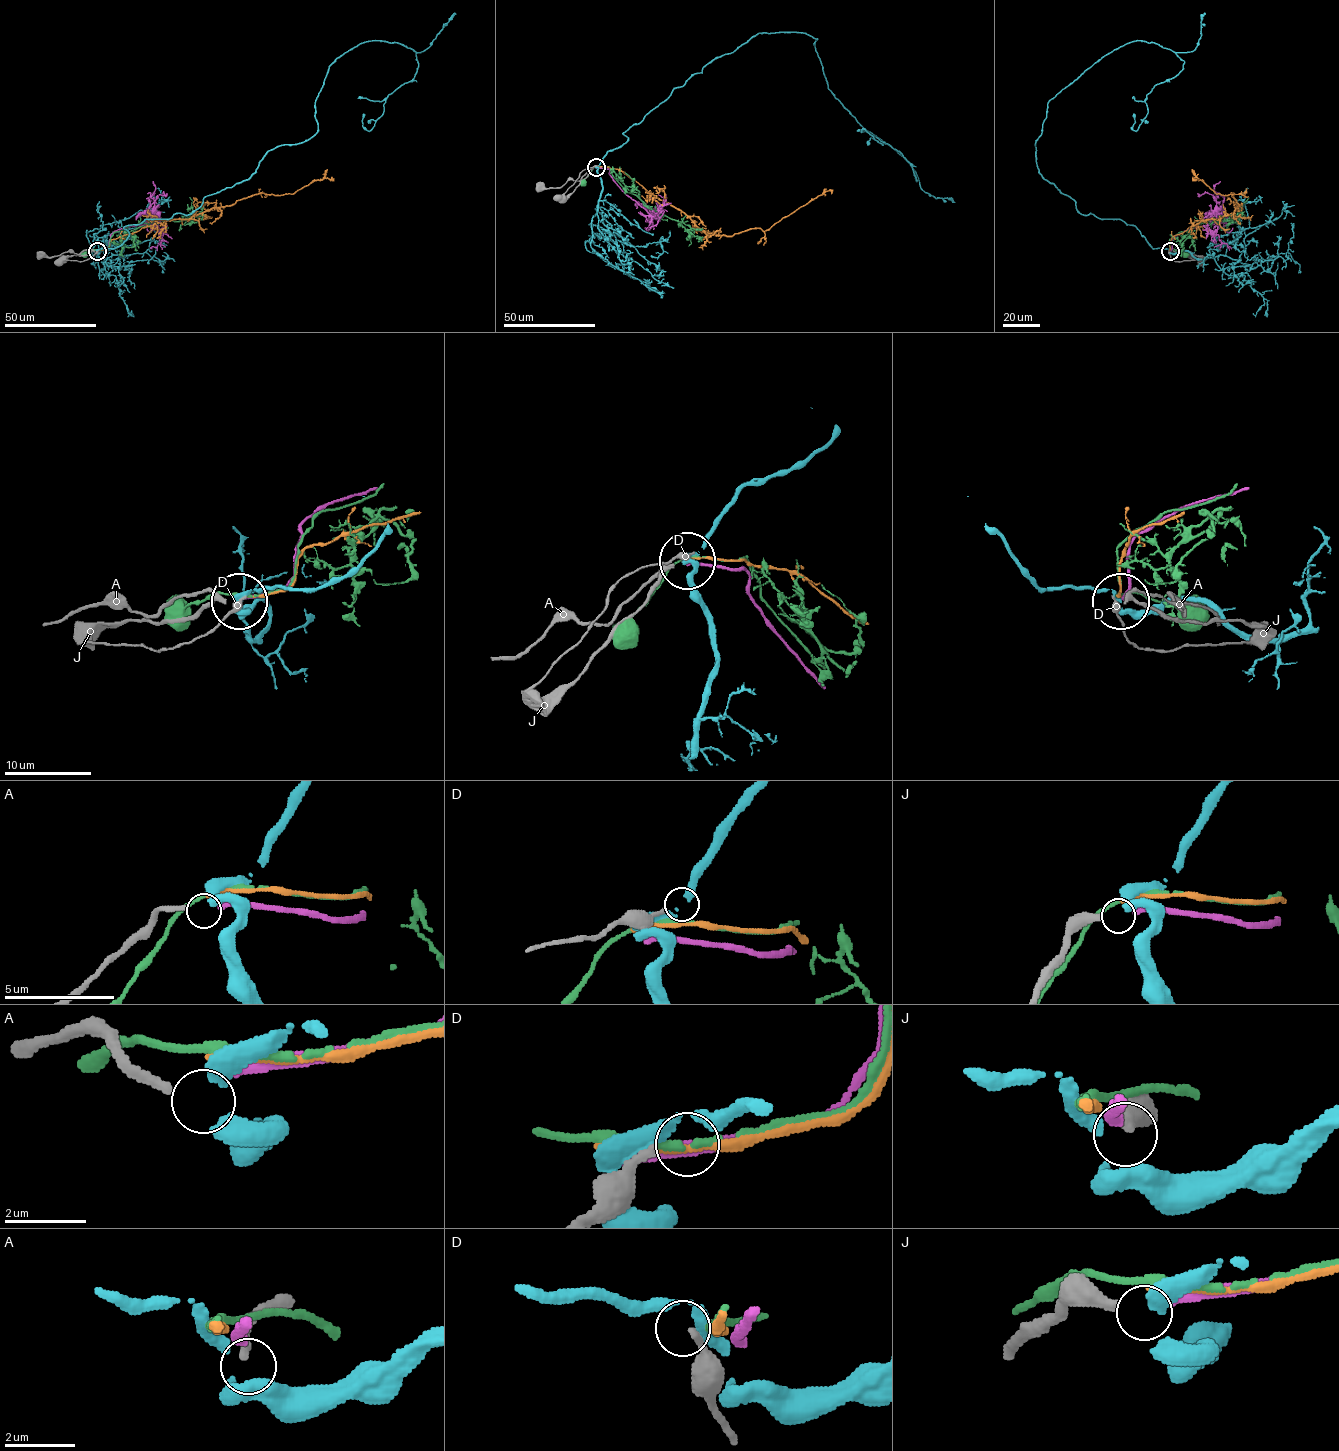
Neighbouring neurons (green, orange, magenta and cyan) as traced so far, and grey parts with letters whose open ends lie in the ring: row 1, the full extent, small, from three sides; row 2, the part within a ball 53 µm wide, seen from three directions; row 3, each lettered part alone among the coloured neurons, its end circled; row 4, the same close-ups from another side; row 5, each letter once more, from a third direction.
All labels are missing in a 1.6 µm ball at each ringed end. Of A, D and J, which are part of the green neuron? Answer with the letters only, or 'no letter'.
no letter

